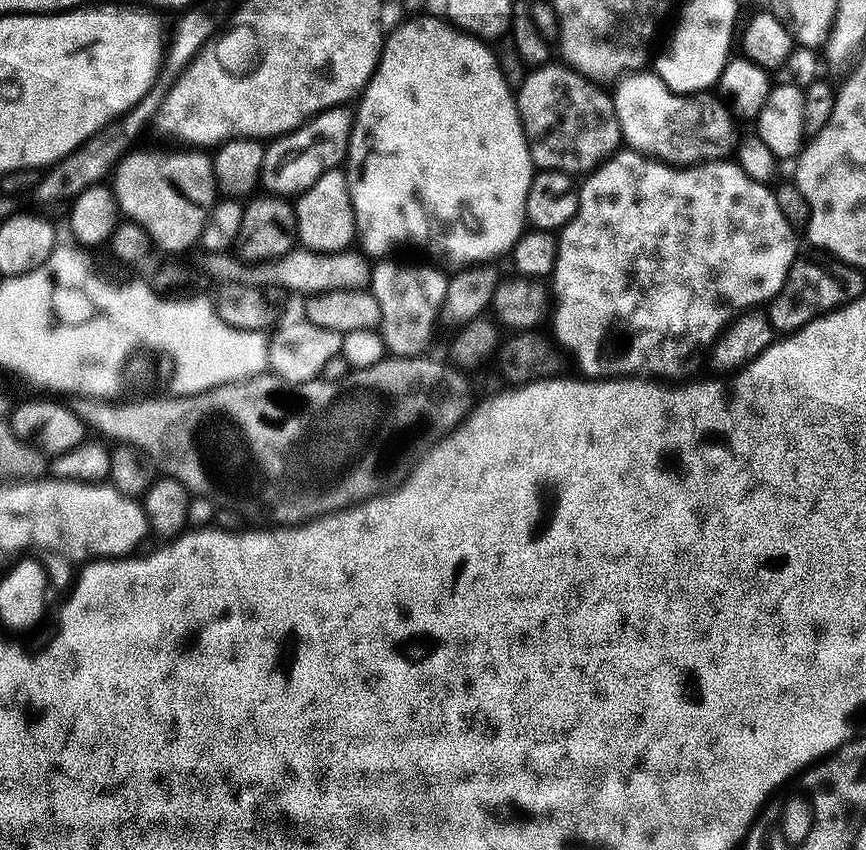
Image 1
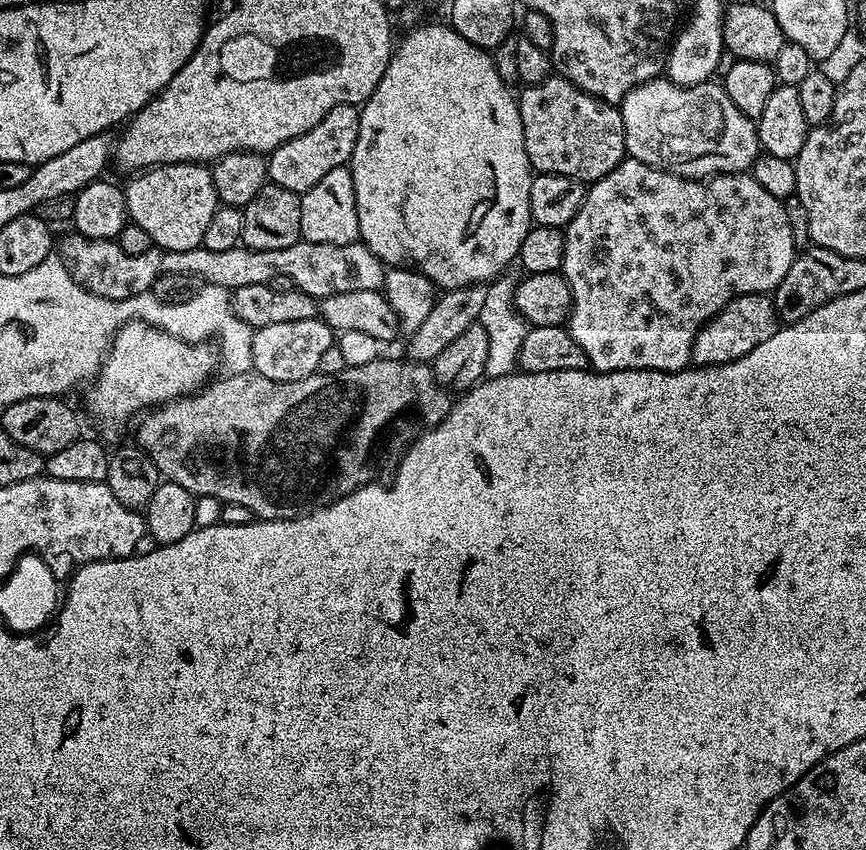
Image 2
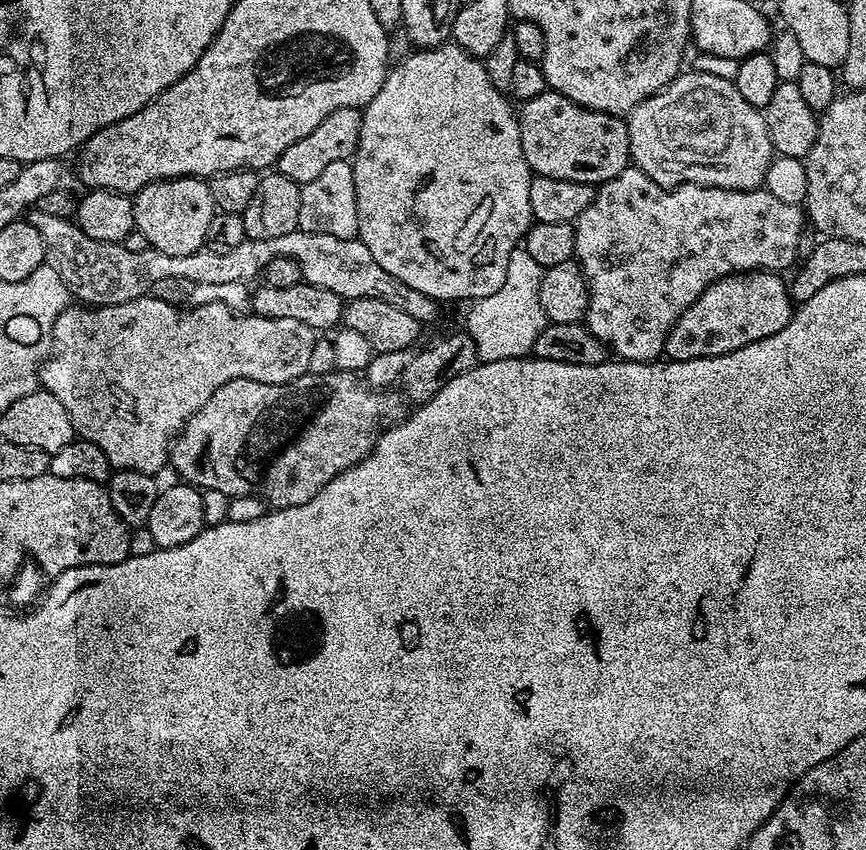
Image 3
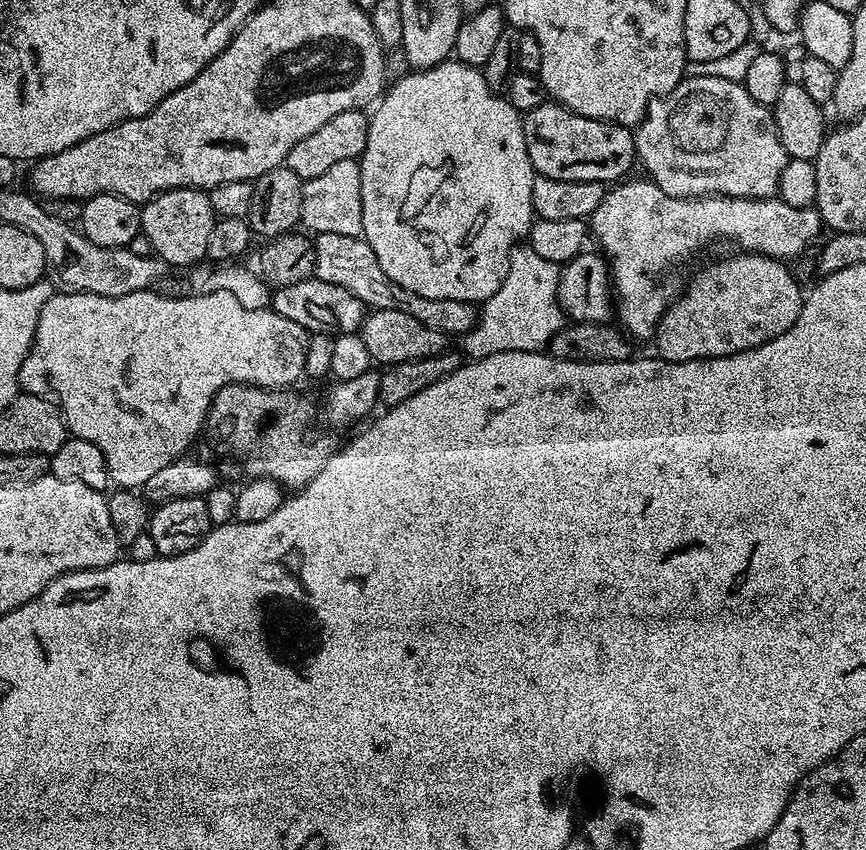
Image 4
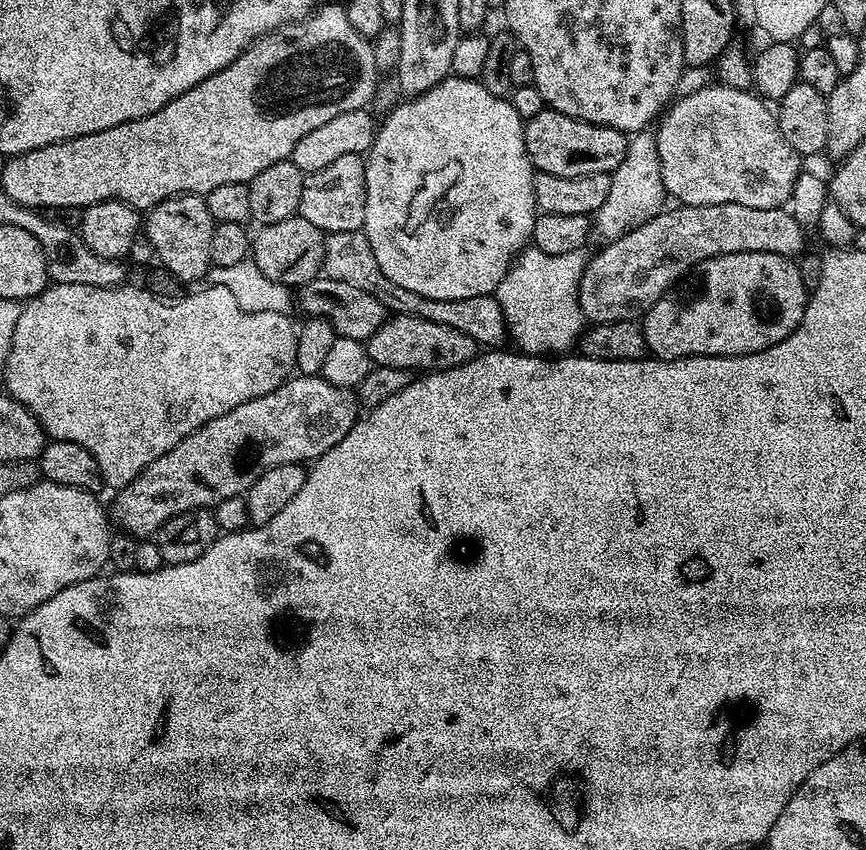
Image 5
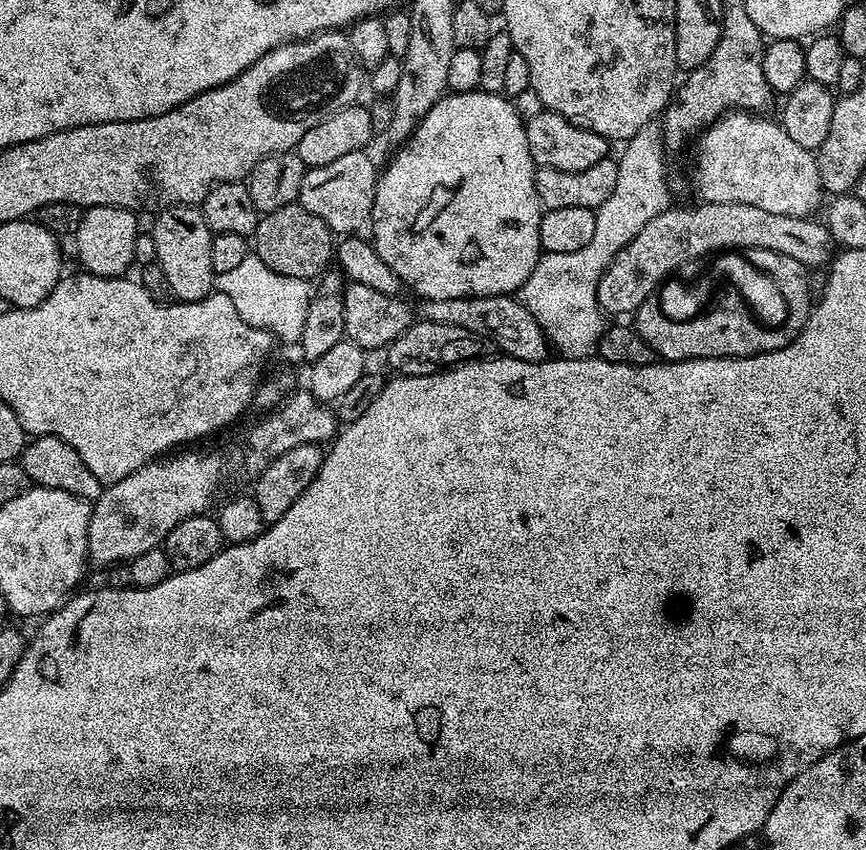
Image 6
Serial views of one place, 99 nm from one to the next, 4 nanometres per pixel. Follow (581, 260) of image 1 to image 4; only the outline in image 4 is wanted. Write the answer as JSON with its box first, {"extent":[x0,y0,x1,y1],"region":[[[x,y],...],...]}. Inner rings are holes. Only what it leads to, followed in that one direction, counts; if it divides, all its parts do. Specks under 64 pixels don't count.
{"extent":[590,179,822,341],"region":[[[625,179],[605,191],[598,210],[591,214],[590,232],[594,240],[600,243],[599,251],[610,265],[610,287],[614,293],[615,315],[620,315],[619,323],[623,331],[637,341],[651,341],[655,337],[662,314],[678,295],[676,271],[699,248],[706,247],[714,240],[729,240],[745,253],[770,256],[773,260],[784,262],[789,259],[787,256],[795,257],[798,250],[813,243],[817,239],[816,235],[822,231],[820,211],[814,206],[795,208],[779,198],[747,200],[741,196],[668,196],[651,179],[632,179]]]}

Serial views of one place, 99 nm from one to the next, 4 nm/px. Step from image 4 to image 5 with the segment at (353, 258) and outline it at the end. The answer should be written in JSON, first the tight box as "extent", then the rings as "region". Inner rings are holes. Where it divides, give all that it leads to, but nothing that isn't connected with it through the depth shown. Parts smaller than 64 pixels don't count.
{"extent":[322,230,509,346],"region":[[[363,230],[327,233],[322,272],[329,280],[347,282],[350,286],[358,286],[358,290],[366,290],[366,294],[374,294],[374,298],[378,298],[378,302],[382,302],[382,306],[388,309],[389,313],[426,318],[426,322],[438,322],[454,330],[462,330],[462,334],[470,334],[470,338],[474,338],[477,345],[500,346],[503,345],[500,344],[503,340],[509,339],[502,306],[496,301],[495,295],[439,300],[422,298],[422,294],[414,294],[414,290],[405,290],[395,282],[390,282],[386,274],[382,274],[382,266],[378,266],[378,258],[374,258],[374,250],[370,250],[370,242]]]}

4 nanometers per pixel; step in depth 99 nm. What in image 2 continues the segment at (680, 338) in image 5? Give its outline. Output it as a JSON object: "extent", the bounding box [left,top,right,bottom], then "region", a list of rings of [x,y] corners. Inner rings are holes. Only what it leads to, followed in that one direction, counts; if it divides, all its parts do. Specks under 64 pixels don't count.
{"extent":[691,292,782,366],"region":[[[759,292],[739,296],[723,308],[712,320],[698,330],[692,343],[691,363],[696,366],[709,364],[729,364],[754,350],[754,346],[762,346],[766,338],[774,338],[774,334],[782,327],[782,321],[776,317],[775,302],[771,295]]]}

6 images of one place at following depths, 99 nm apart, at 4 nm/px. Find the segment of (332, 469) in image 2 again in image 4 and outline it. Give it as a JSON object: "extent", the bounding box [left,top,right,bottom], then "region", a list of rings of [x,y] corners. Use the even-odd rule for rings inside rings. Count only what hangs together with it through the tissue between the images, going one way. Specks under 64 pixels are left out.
{"extent":[206,384,338,490],"region":[[[227,384],[218,390],[208,410],[206,432],[209,432],[224,447],[228,456],[233,456],[240,463],[240,468],[248,478],[263,478],[278,482],[285,490],[305,488],[326,466],[332,453],[337,451],[338,443],[331,436],[333,433],[319,432],[312,428],[308,419],[312,416],[312,404],[296,390],[273,390],[270,388],[254,388],[251,384]]]}

